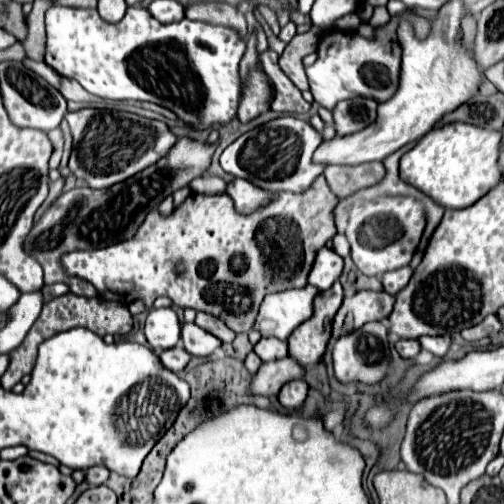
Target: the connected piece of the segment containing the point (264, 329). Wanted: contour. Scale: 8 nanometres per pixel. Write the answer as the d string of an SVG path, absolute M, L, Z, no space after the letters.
M308 284L300 290L286 290L266 296L254 322L254 330L262 336L286 340L296 326L312 316L312 300L316 294L314 286Z

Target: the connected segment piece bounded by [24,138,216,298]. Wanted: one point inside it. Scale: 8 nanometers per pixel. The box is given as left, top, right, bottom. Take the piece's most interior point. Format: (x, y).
(81, 218)

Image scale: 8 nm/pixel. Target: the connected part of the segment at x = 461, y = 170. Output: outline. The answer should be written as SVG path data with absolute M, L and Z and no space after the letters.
M456 122L434 128L400 158L400 180L422 190L444 208L466 208L502 180L498 146L500 132L478 128L474 124Z

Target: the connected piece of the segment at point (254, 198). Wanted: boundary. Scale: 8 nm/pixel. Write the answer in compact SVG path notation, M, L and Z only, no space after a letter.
M234 178L232 182L228 182L226 194L234 200L234 208L238 210L238 214L252 214L254 210L270 204L276 198L274 192L258 190L258 186L246 182L244 178Z

